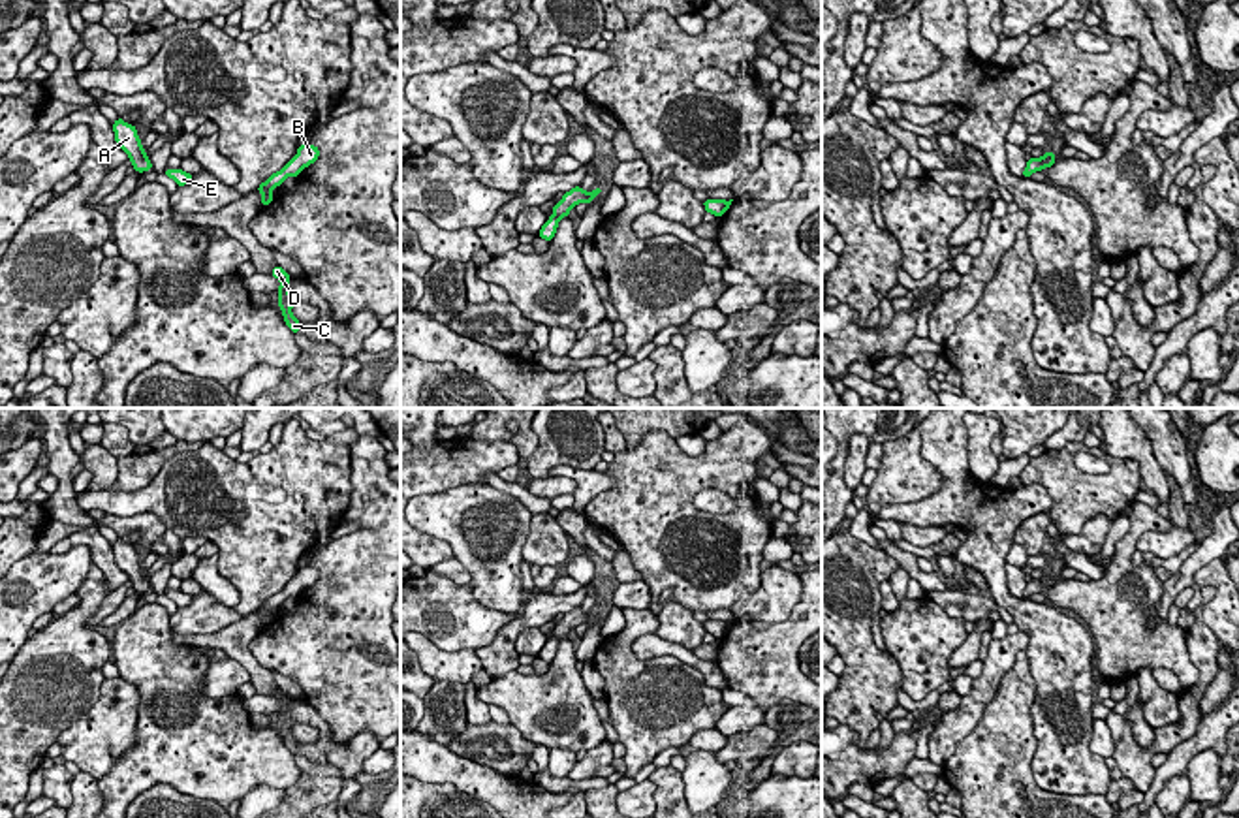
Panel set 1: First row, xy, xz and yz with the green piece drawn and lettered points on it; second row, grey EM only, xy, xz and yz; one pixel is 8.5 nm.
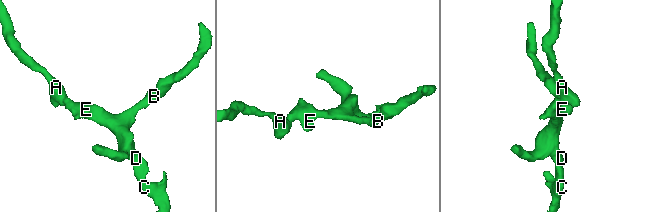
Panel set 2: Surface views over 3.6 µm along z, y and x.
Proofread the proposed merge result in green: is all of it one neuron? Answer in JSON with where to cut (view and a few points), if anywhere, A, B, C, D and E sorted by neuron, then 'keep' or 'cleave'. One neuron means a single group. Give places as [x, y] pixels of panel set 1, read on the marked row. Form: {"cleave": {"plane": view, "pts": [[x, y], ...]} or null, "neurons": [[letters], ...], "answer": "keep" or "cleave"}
{"cleave": null, "neurons": [["A", "B", "C", "D", "E"]], "answer": "keep"}

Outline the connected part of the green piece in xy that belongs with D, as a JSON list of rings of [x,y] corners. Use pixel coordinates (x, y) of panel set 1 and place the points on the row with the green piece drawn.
[[[280,265],[273,269],[271,276],[280,280],[280,288],[276,290],[276,293],[278,293],[278,307],[282,310],[284,323],[293,331],[293,335],[299,335],[301,320],[297,320],[291,312],[291,307],[295,305],[290,293],[291,276]]]

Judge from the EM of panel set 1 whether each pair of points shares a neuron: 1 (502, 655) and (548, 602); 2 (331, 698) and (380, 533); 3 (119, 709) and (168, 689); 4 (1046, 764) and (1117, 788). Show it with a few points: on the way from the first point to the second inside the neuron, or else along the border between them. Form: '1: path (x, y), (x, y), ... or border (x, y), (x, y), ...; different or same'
1: path (502, 640), (504, 634), (533, 613); same
2: path (343, 657), (343, 621), (352, 604), (360, 574); same
3: border (119, 676), (138, 691), (134, 745); different
4: border (1112, 779), (1104, 794); different

